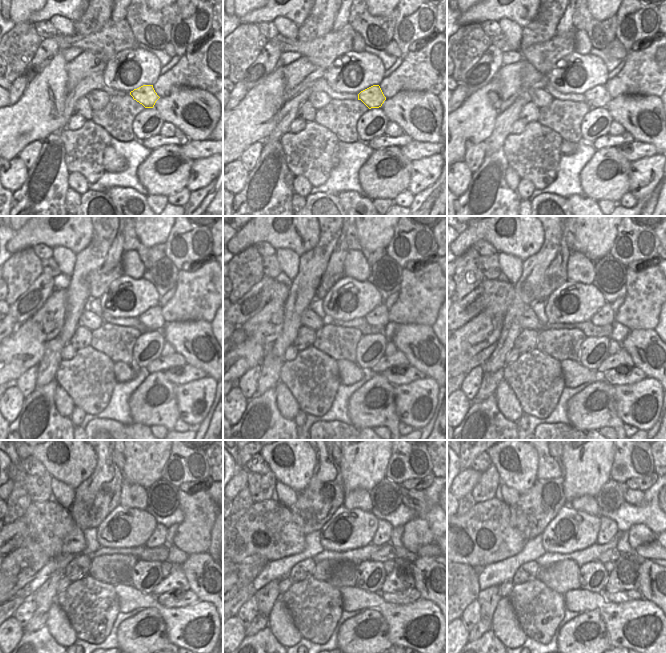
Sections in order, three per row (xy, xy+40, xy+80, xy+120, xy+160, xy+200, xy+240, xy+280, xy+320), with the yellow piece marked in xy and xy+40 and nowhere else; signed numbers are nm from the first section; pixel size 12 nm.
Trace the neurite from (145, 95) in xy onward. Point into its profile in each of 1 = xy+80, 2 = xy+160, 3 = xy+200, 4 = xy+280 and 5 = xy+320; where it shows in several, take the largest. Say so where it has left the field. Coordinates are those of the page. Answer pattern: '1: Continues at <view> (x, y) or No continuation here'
1: Continues at xy+80 (598, 97)
2: Continues at xy+160 (379, 317)
3: Continues at xy+200 (605, 316)
4: Continues at xy+280 (384, 529)
5: Continues at xy+320 (608, 528)

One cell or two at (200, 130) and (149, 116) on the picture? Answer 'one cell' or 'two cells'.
two cells

